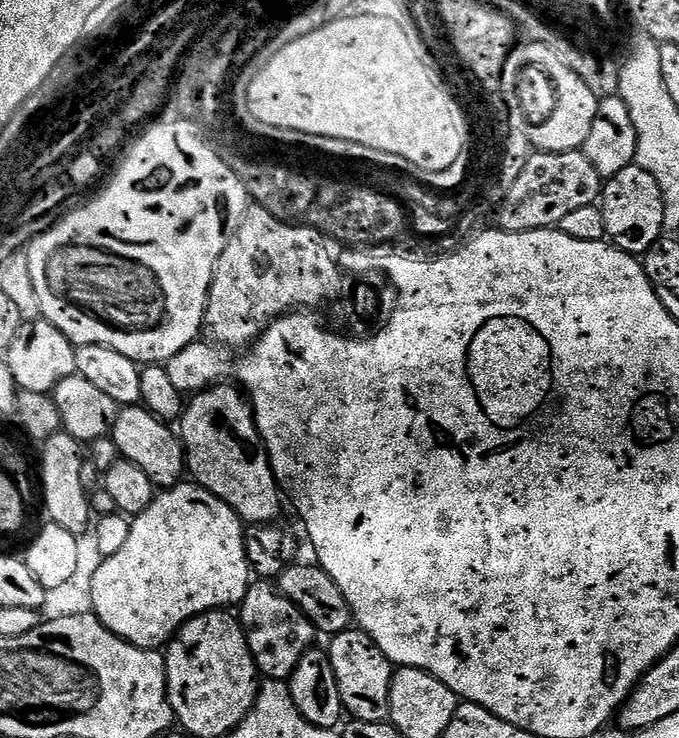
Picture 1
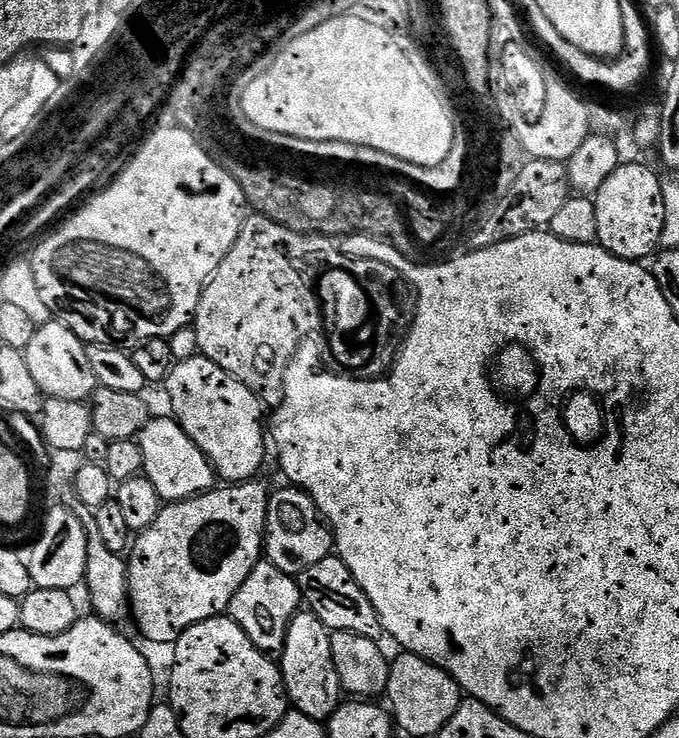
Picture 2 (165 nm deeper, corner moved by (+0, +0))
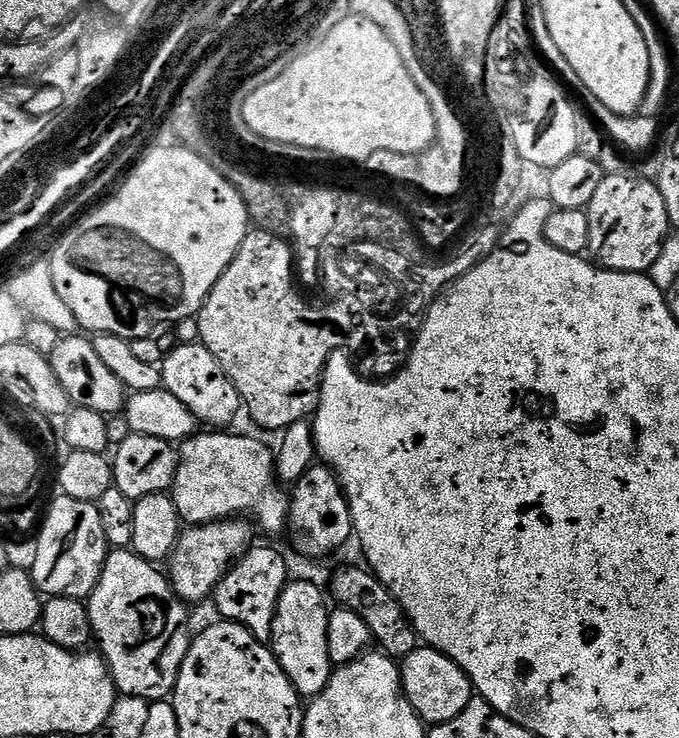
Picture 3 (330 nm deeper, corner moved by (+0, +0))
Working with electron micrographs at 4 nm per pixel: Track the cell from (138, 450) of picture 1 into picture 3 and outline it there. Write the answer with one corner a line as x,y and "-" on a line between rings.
200,430
197,431
195,436
188,437
187,440
183,441
179,445
178,455
179,460
177,462
177,472
176,476
173,479
172,485
170,487
170,495
172,497
172,501
174,502
174,506
178,510
178,514
180,515
181,521
185,525
195,526
197,524
209,524
210,522
214,522
215,520
226,520
229,518
240,518
245,514
244,512
252,511
254,515
256,515
255,523
258,525
260,523
260,528
264,532
269,532
270,535
276,536
285,531
288,527
288,498
289,493
287,491
284,492
279,488
281,485
277,483
277,475
276,475
276,462
274,459
273,449
268,449
266,445
263,444
260,440
255,440
252,436
231,436
231,431
228,430

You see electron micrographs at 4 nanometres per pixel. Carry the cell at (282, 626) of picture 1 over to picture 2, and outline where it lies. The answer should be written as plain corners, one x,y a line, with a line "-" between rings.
264,558
254,566
254,570
250,570
250,578
242,582
238,594
234,594
227,615
244,631
246,638
250,638
254,646
258,646
258,650
279,654
284,651
290,622
301,608
302,597
297,577
278,570
278,566

